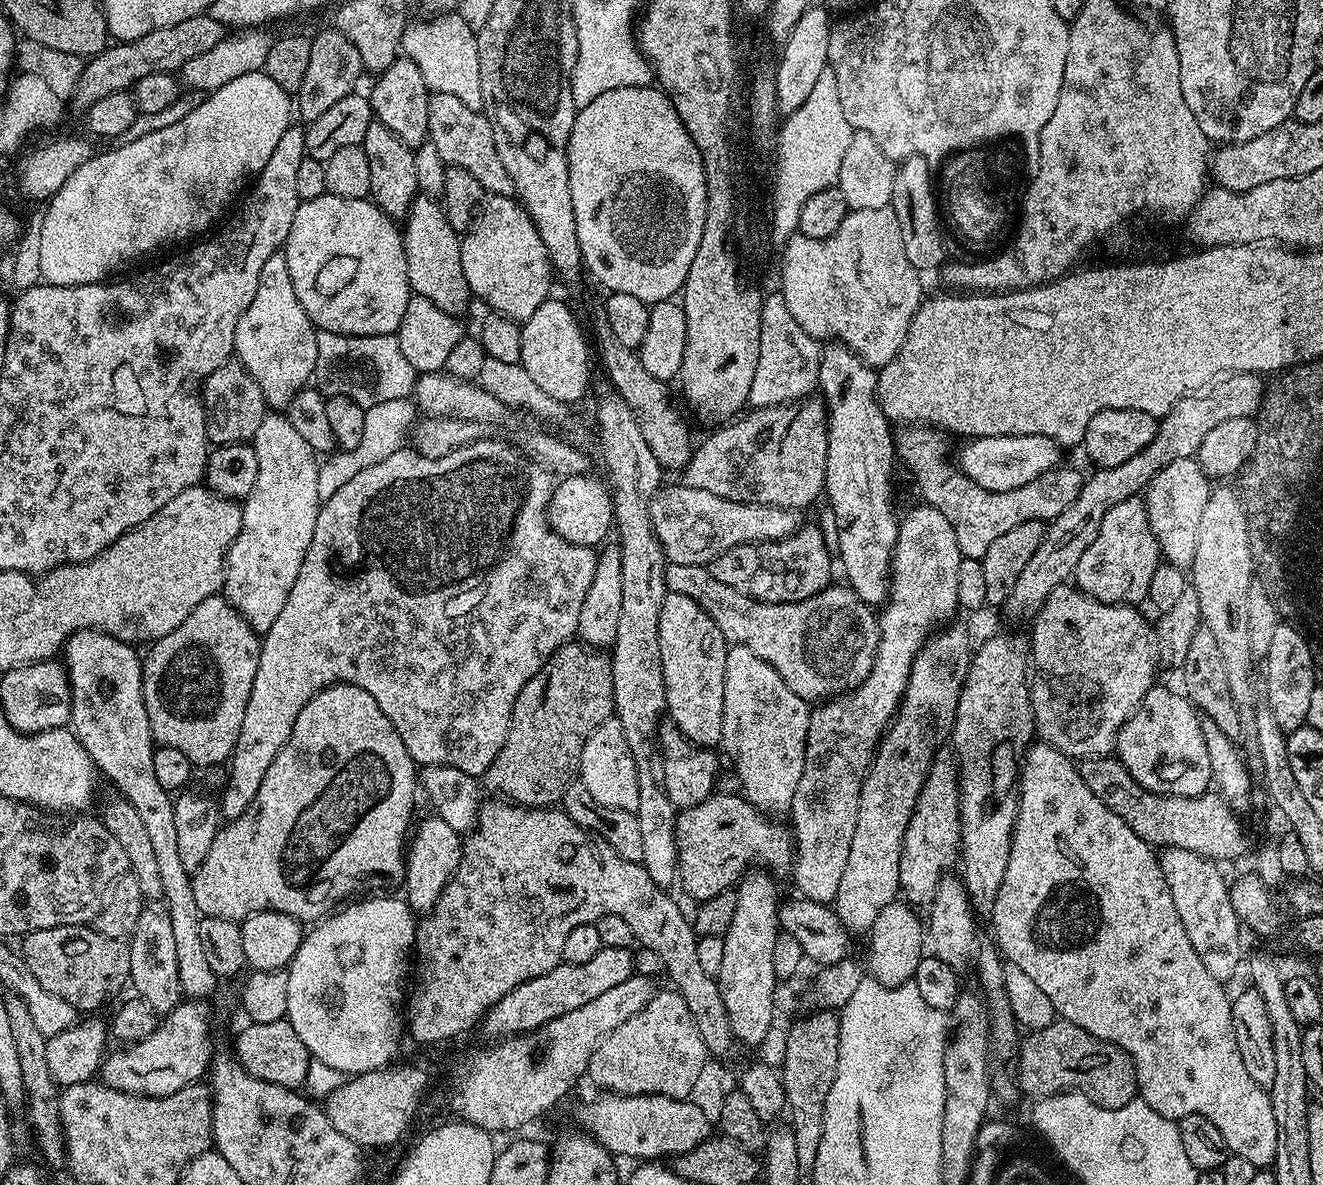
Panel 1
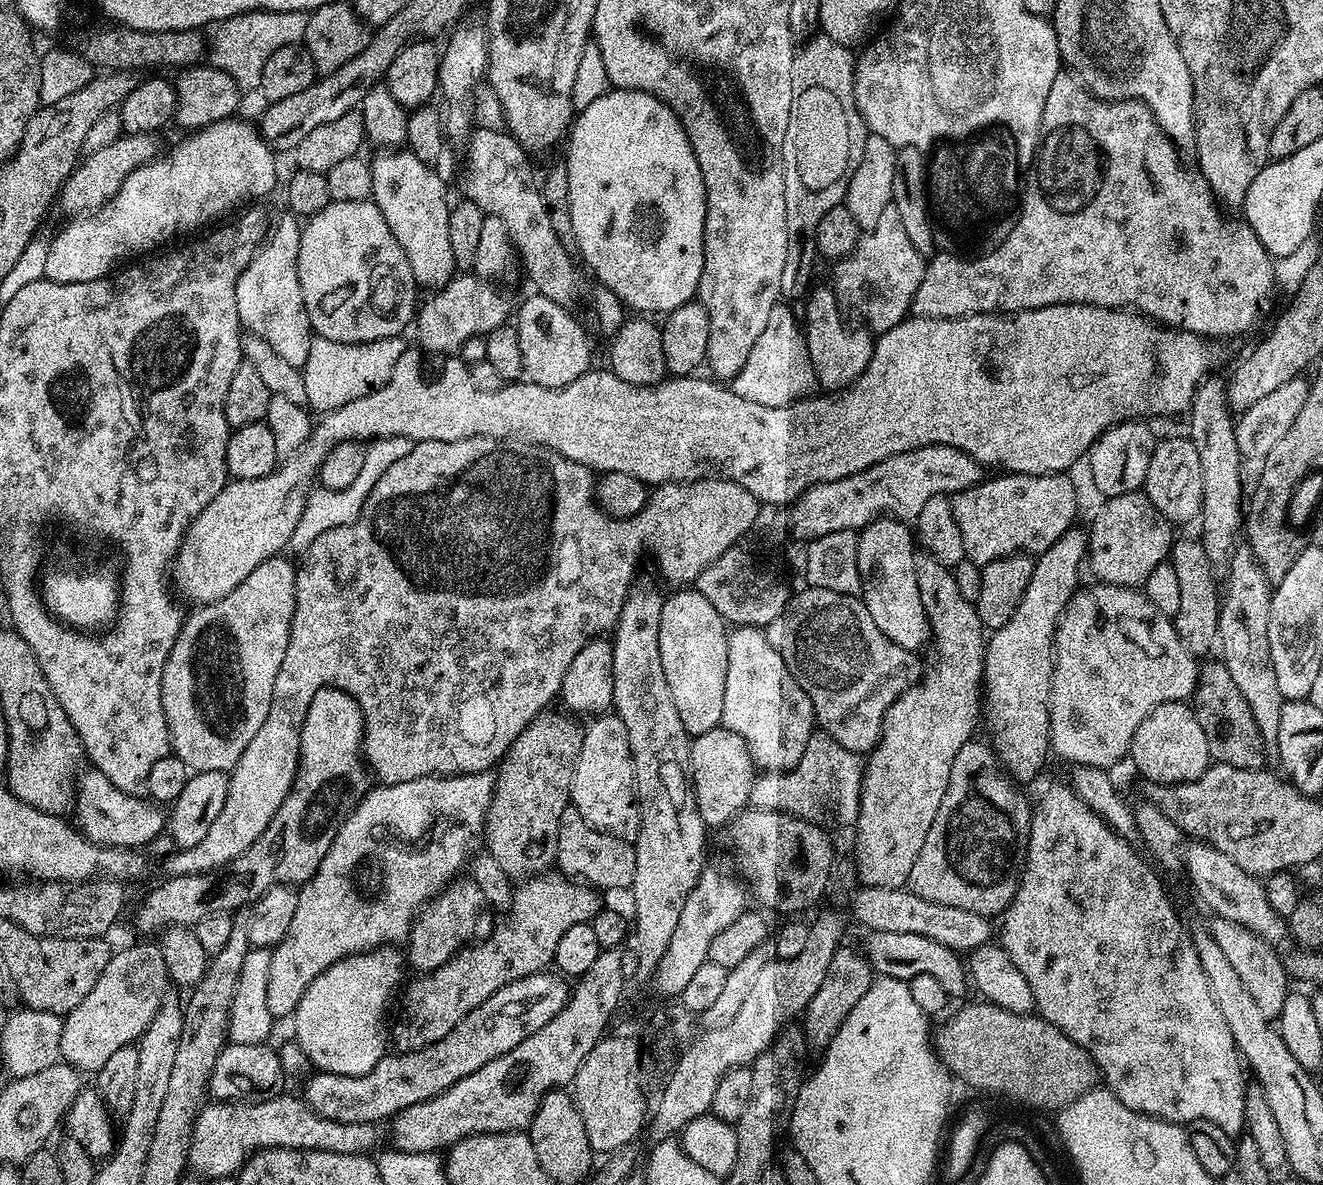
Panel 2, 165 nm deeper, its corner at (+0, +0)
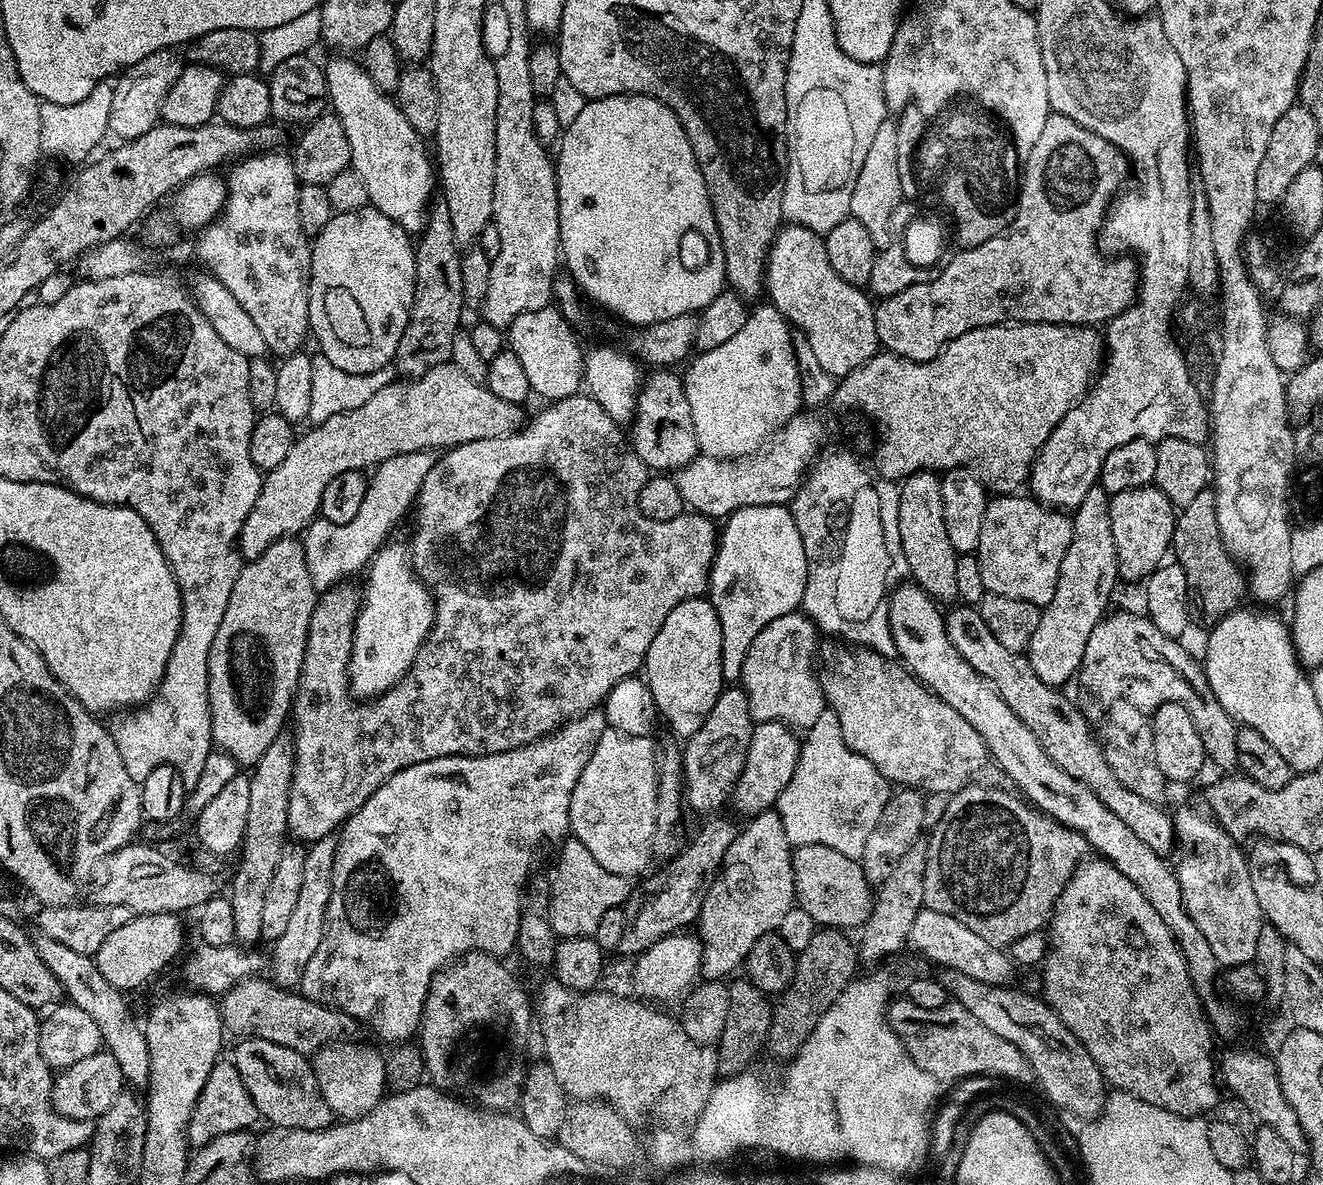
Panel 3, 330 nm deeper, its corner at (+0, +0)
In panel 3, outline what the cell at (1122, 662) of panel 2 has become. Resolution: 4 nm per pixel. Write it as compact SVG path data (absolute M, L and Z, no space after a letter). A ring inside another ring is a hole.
M1109 611L1098 626L1090 630L1090 642L1086 642L1086 654L1082 654L1078 680L1084 683L1086 691L1093 692L1103 702L1127 698L1149 714L1171 700L1185 704L1200 728L1207 759L1224 768L1220 770L1235 769L1240 759L1236 749L1237 721L1211 692L1205 665L1199 659L1196 661L1180 643L1177 637L1158 630L1143 611Z

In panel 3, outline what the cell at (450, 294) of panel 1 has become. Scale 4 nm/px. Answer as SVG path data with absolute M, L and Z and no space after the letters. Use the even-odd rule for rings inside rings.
M336 58L329 64L323 65L324 77L328 83L328 98L331 111L342 122L346 129L346 138L350 138L350 150L352 151L352 163L350 165L358 174L362 174L362 182L366 182L366 194L371 207L377 208L386 218L398 222L405 232L419 234L424 229L424 223L428 217L428 206L433 199L432 184L434 188L434 160L424 149L425 137L420 136L406 122L406 114L398 107L395 99L389 93L384 92L364 73L363 63L352 58Z

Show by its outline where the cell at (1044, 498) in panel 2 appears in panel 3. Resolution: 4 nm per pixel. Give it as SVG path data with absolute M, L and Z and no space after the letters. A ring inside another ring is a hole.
M996 494L989 499L986 514L982 514L982 534L978 537L974 555L982 566L982 582L987 591L1043 606L1054 598L1054 590L1058 586L1062 558L1072 541L1072 516L1040 503L1031 495L1020 495Z

